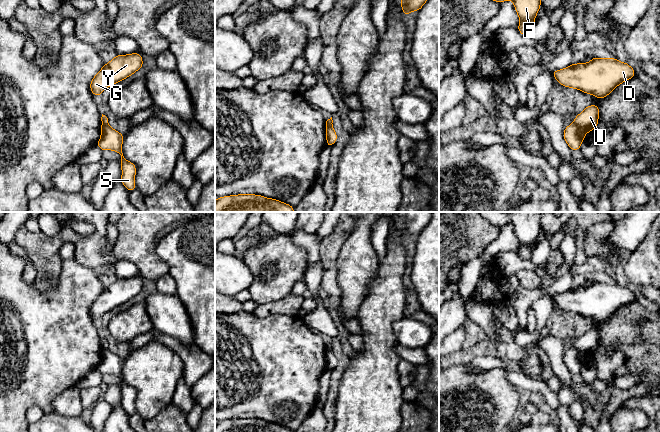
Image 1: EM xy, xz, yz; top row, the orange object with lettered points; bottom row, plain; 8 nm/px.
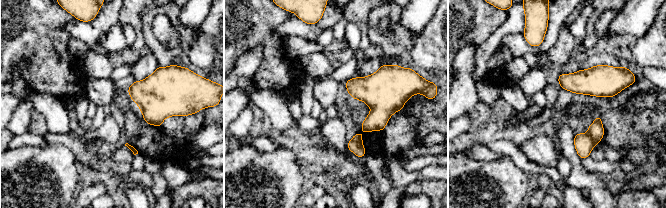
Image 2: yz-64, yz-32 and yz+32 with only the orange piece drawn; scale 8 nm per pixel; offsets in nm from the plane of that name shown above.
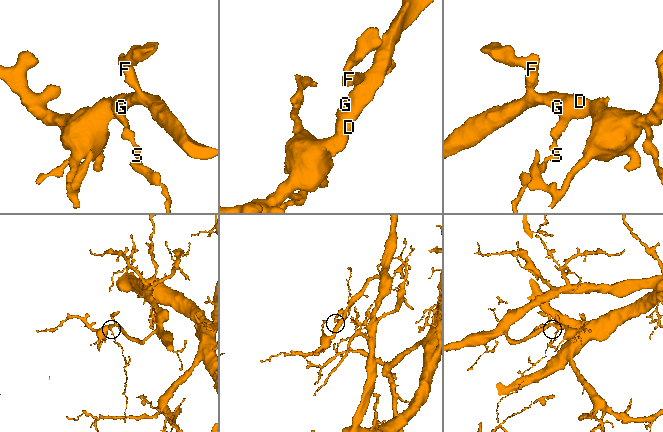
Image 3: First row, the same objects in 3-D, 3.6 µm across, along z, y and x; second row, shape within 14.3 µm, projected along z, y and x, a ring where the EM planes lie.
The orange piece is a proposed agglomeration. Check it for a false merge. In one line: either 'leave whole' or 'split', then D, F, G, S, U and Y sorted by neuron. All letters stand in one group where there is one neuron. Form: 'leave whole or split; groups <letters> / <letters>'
split; groups D F G U Y / S

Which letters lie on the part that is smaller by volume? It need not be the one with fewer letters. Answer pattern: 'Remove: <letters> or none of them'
Remove: S

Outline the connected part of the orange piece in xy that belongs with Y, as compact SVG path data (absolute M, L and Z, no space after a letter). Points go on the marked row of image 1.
M140 53L116 55L94 76L90 83L90 90L99 98L106 88L126 79L142 67Z

